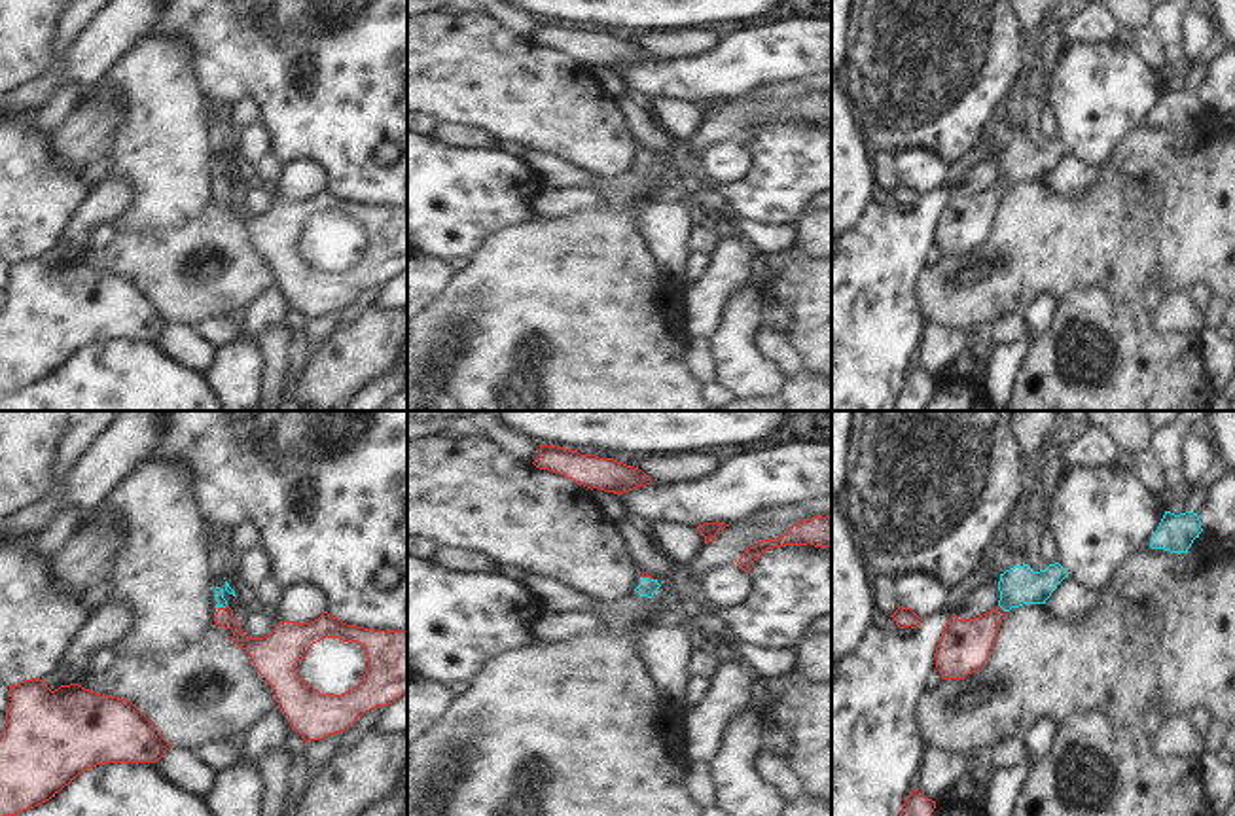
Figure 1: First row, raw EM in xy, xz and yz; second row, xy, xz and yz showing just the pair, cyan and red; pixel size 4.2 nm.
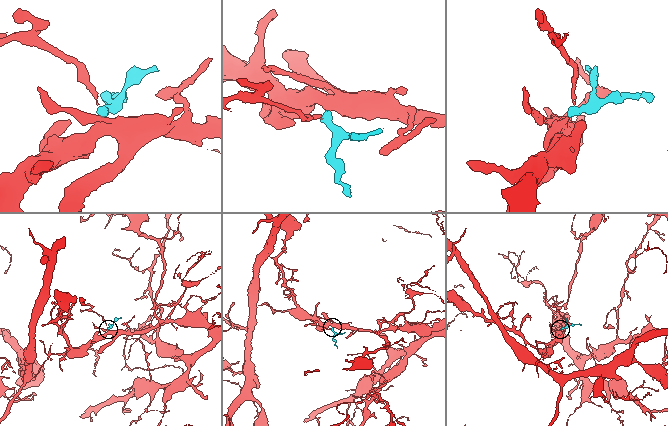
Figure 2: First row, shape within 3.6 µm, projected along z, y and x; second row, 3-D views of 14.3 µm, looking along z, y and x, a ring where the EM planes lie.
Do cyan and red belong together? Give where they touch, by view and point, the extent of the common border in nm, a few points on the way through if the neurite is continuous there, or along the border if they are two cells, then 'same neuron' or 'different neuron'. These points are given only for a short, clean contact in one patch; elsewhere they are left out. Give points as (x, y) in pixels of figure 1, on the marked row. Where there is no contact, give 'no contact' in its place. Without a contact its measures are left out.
meets cyan in yz at (1001, 606); contact 50 nm long; runs through yz (1018, 585), (1001, 606), (965, 646); same neuron

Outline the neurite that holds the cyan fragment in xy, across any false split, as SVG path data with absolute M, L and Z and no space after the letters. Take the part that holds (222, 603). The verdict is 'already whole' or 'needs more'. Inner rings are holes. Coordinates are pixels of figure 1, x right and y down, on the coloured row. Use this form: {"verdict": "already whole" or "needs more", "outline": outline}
{"verdict": "needs more", "outline": "M216 587L214 623L231 629L231 640L248 651L256 670L275 689L278 708L307 742L347 731L377 706L388 706L407 693L407 630L375 630L347 625L324 612L311 623L282 621L263 638L242 632L233 610Z"}

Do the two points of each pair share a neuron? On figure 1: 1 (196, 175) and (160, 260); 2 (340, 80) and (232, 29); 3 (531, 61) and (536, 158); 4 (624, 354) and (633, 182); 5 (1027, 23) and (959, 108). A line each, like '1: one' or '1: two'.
1: two
2: one
3: two
4: one
5: two

